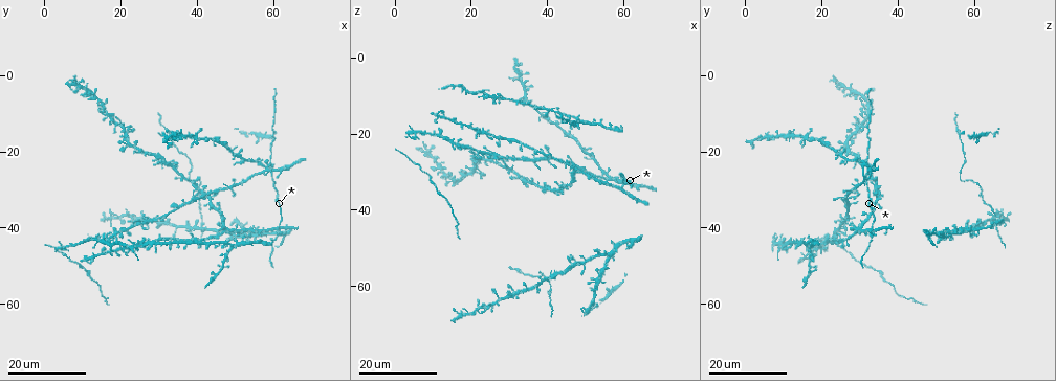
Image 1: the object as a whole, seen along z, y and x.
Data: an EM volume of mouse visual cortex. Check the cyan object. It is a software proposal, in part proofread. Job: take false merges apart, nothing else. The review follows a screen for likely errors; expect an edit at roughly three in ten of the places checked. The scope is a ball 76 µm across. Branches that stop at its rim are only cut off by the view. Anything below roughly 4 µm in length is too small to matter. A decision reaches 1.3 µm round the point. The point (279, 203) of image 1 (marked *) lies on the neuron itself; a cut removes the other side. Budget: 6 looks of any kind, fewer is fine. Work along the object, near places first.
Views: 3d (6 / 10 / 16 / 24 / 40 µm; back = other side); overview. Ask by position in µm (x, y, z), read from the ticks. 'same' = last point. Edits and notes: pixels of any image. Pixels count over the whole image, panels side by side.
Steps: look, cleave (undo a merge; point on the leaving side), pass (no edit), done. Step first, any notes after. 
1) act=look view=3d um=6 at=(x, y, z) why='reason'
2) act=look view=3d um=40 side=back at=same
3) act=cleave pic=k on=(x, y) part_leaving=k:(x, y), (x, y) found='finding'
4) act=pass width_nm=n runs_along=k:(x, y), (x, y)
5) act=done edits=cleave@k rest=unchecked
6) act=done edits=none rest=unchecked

act=look view=3d um=16 at=(59.5, 23.0, 32.0)

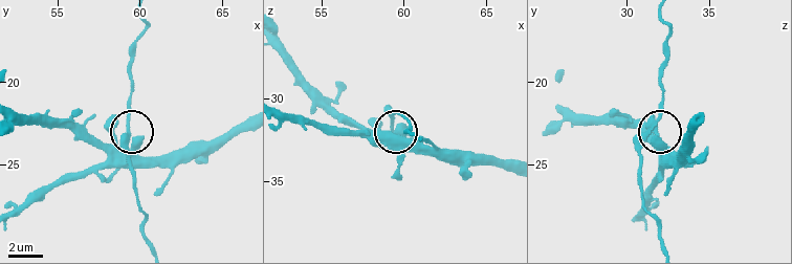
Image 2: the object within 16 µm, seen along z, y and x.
act=look view=3d um=6 at=(59.2, 23.1, 31.3) why='closer look'

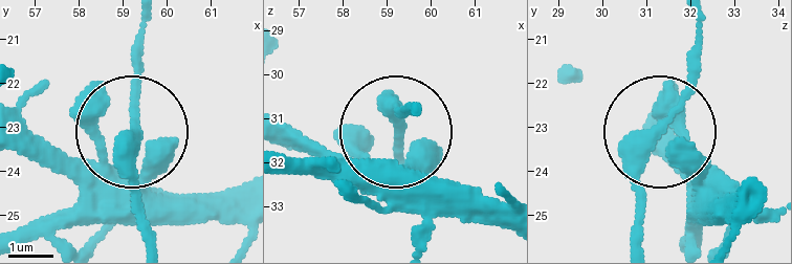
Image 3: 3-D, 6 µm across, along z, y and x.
act=pass side_arm_um=23 arms=4 found='one neuron here'

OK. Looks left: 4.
act=look view=3d um=24 at=(49.0, 45.5, 17.0)

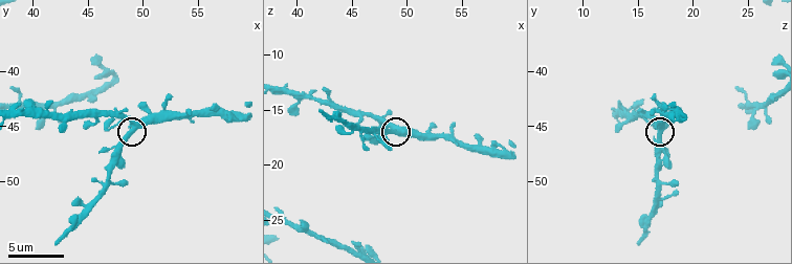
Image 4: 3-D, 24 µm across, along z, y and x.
act=look view=3d um=6 at=(49.4, 45.2, 17.2)

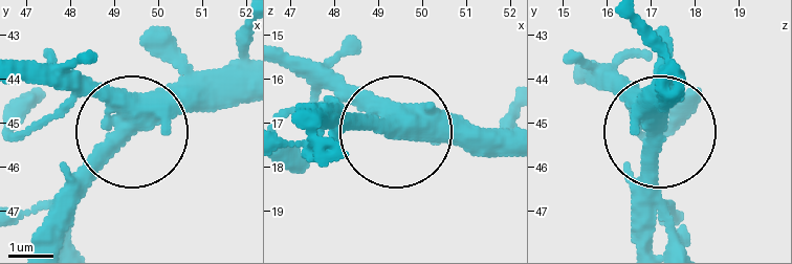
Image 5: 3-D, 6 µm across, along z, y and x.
act=pass side_arm_um=13 found='one neuron here'

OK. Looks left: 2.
act=look view=3d um=24 at=(61.5, 41.0, 33.0) why='looks like a crossing'

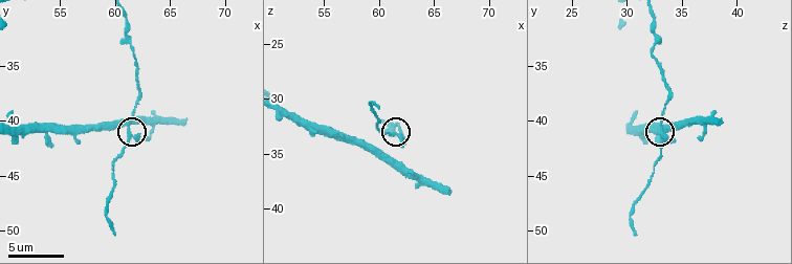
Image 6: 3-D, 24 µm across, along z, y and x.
act=look view=3d um=6 at=(61.4, 40.6, 33.0)

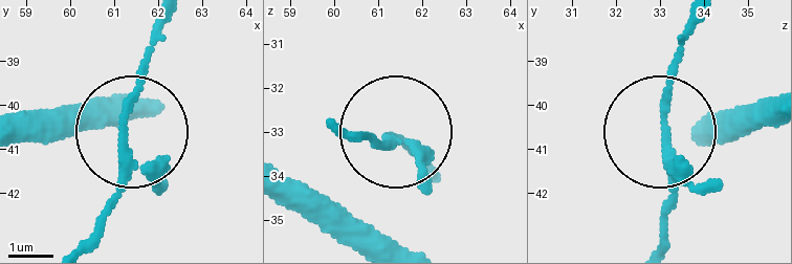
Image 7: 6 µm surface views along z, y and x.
act=pass width_nm=160 runs_along=7:(161, 23), (105, 234) found='continuous, no second neuron'

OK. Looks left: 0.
act=done edits=none rest=unchecked

